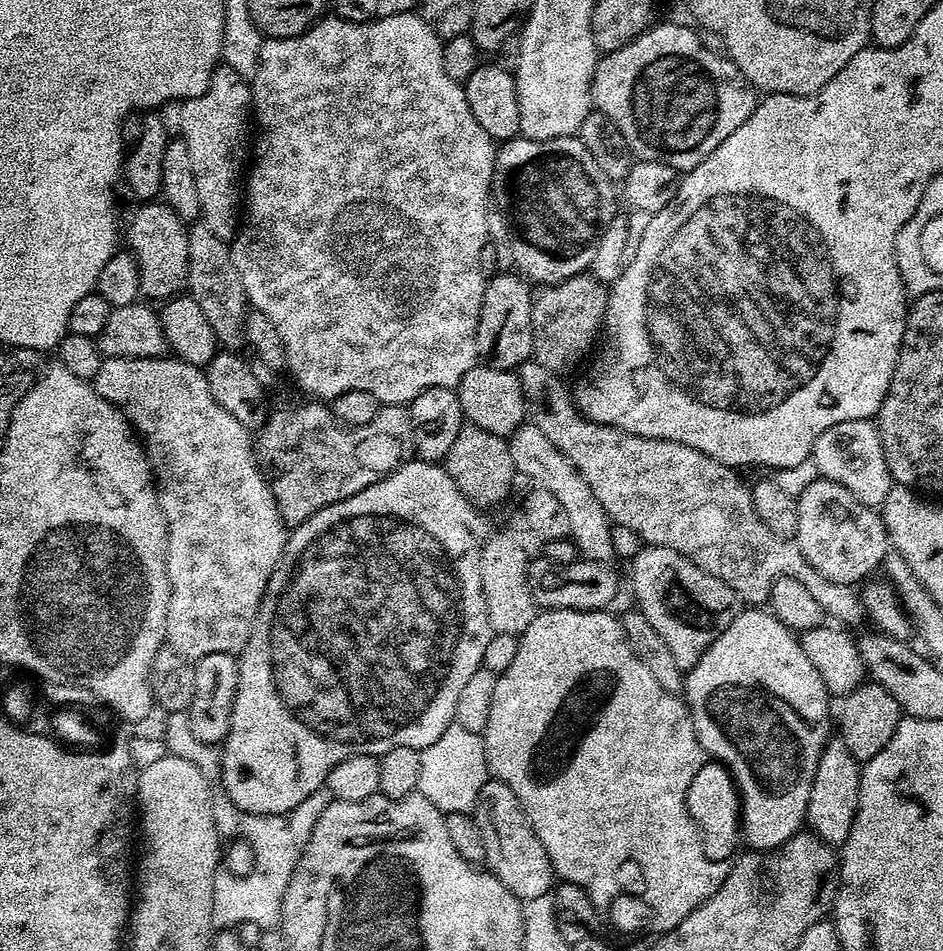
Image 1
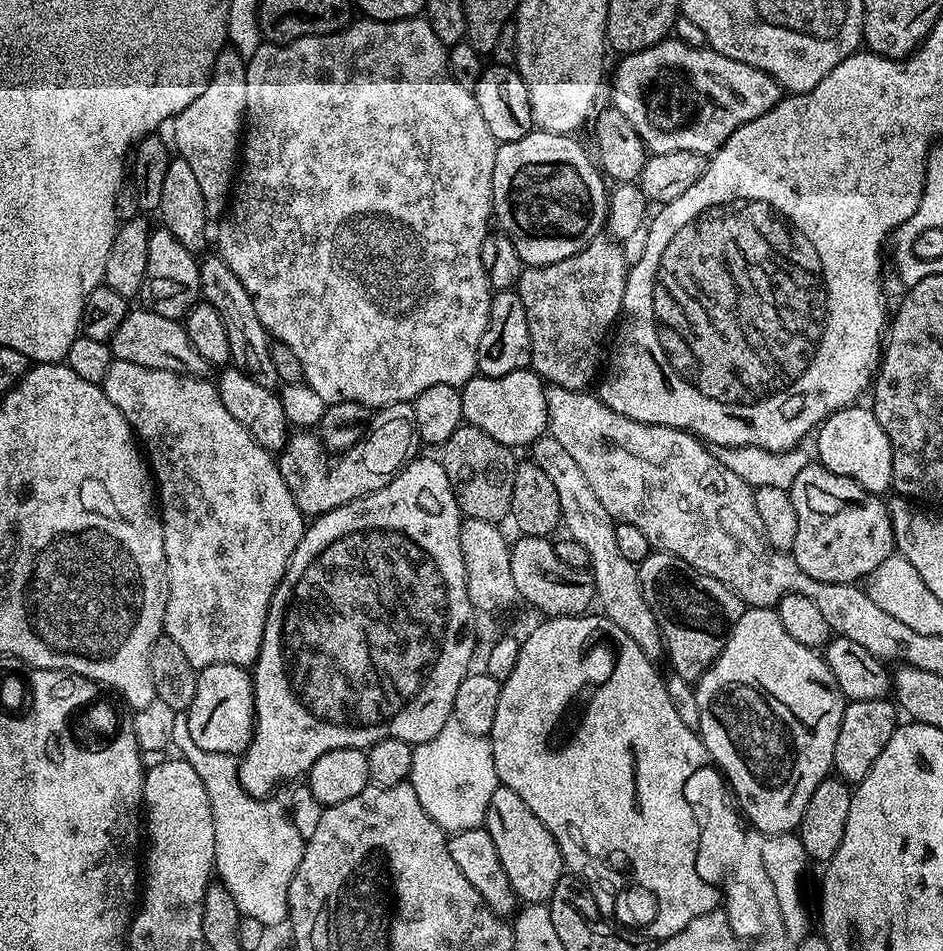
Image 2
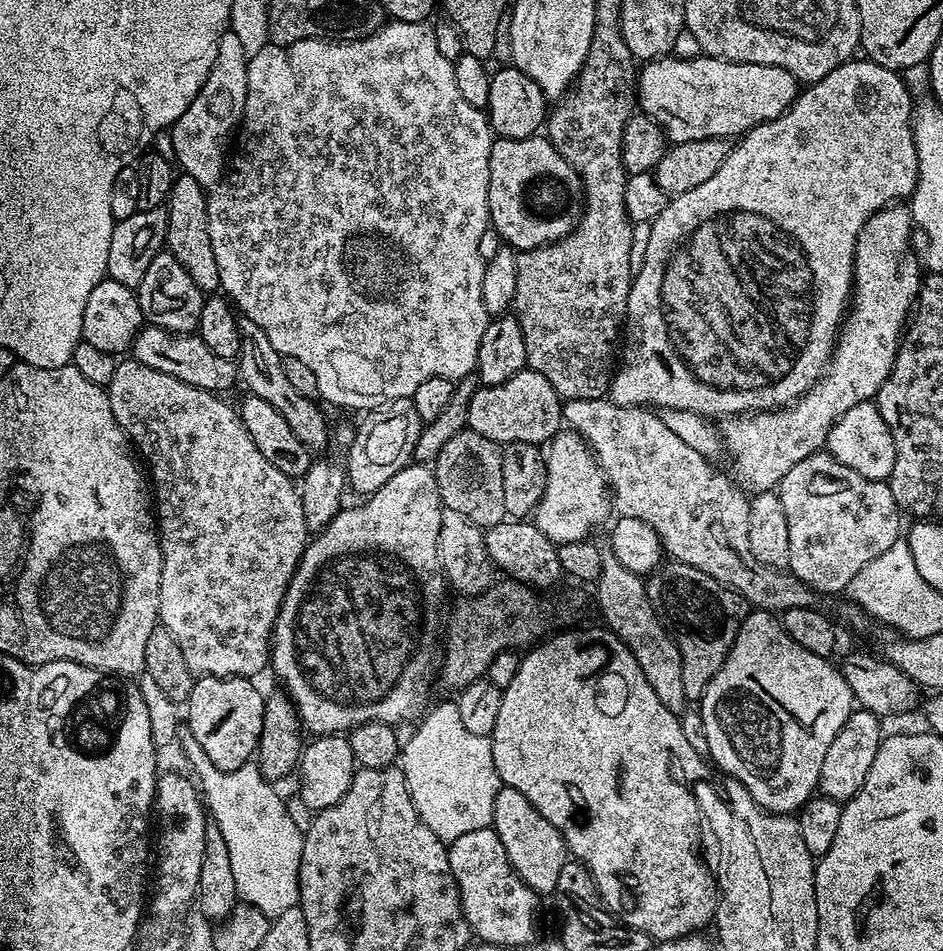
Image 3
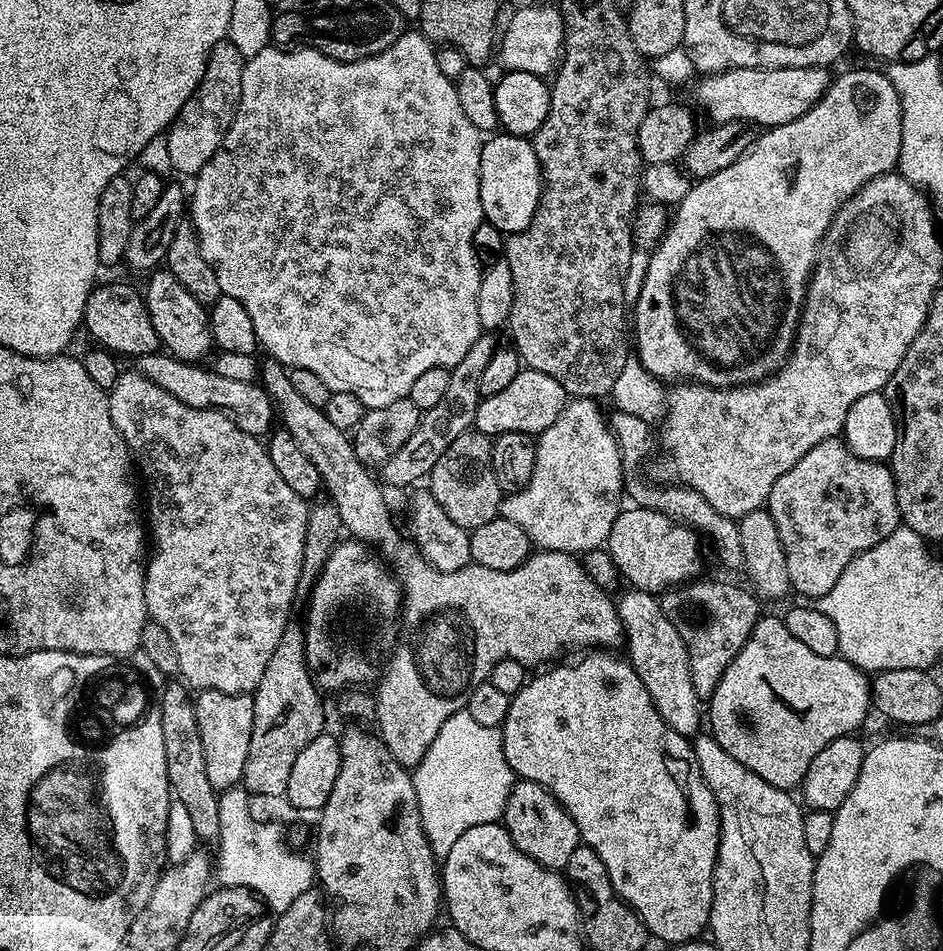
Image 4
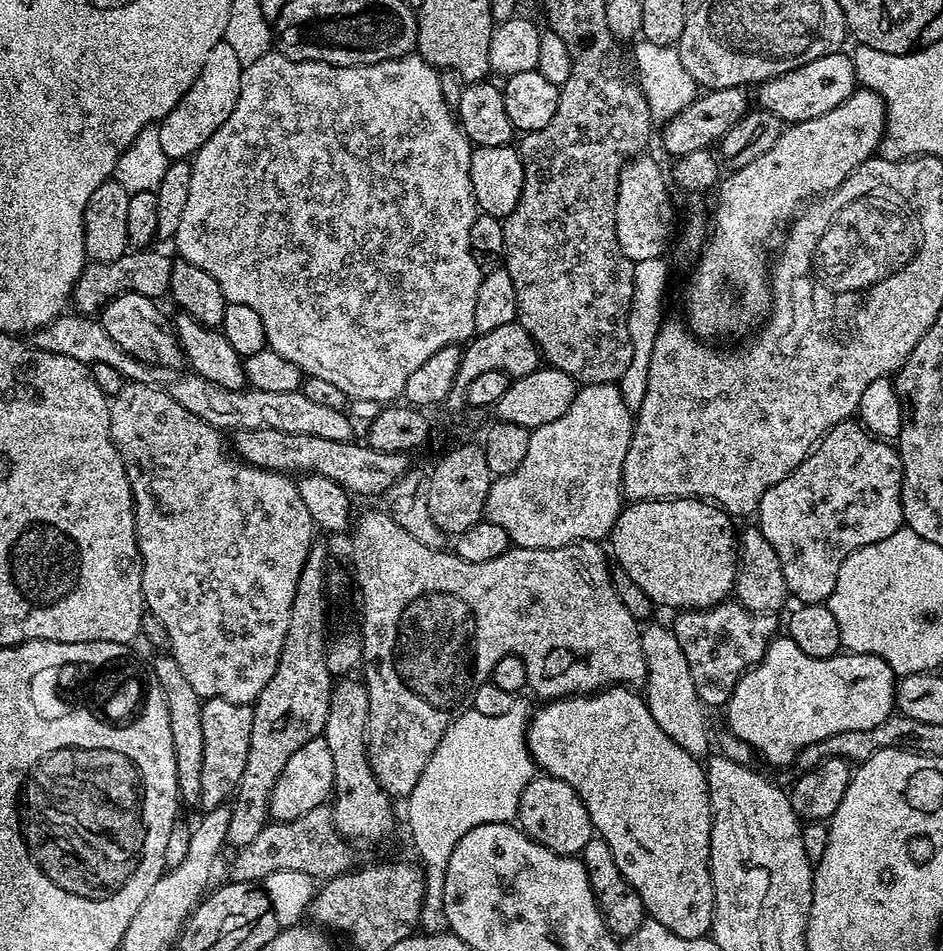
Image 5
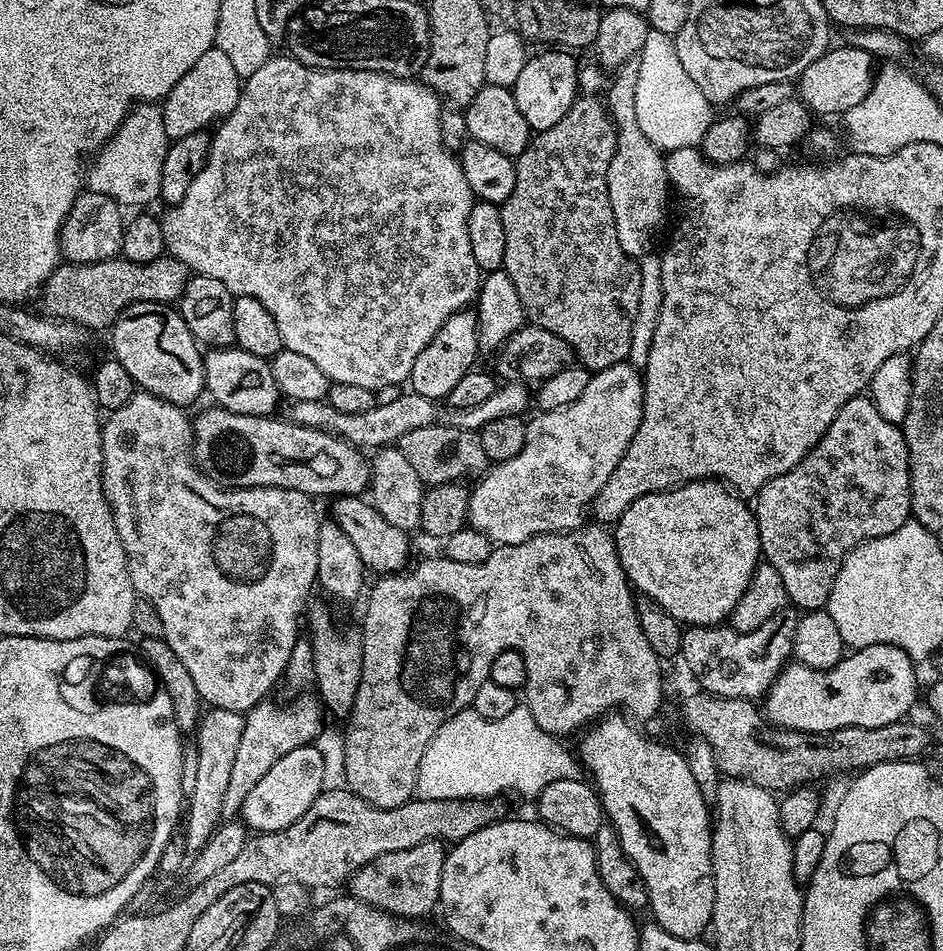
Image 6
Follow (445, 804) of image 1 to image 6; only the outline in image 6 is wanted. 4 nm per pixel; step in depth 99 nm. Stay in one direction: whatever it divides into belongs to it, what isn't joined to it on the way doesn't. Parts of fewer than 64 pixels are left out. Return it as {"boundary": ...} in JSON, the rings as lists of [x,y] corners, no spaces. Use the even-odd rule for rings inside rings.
{"boundary":[[[517,706],[506,718],[487,720],[477,712],[454,714],[430,738],[426,754],[418,766],[416,796],[422,800],[486,800],[500,798],[503,792],[517,792],[535,798],[550,782],[579,780],[582,765],[536,721],[537,713],[528,706]]]}

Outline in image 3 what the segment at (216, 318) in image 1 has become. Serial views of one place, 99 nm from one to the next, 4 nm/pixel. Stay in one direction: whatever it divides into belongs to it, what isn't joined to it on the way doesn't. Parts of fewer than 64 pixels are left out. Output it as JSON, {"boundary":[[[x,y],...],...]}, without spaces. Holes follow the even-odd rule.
{"boundary":[[[241,319],[238,326],[240,335],[240,349],[236,355],[236,366],[238,369],[238,380],[241,385],[245,384],[247,391],[253,396],[270,402],[286,418],[290,430],[305,444],[313,453],[320,454],[327,444],[330,444],[330,423],[324,417],[324,412],[319,408],[321,405],[316,400],[306,398],[286,378],[284,369],[284,357],[274,346],[270,346],[270,338],[262,331],[262,326],[253,320]]]}

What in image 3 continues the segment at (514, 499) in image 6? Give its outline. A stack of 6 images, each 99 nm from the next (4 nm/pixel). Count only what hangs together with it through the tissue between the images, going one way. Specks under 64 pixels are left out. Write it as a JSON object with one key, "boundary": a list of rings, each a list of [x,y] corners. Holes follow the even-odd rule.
{"boundary":[[[561,430],[548,441],[544,460],[548,471],[545,492],[534,511],[538,530],[557,546],[589,539],[608,512],[610,516],[610,489],[596,453],[578,433]]]}

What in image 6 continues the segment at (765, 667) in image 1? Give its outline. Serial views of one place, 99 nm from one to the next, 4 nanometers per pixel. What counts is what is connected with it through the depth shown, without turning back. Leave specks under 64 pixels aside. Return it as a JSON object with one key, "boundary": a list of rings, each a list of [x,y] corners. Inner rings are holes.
{"boundary":[[[875,644],[874,646],[866,646],[865,648],[849,651],[843,660],[839,660],[833,668],[827,670],[789,662],[780,671],[776,681],[768,687],[768,691],[762,700],[762,711],[769,724],[778,728],[789,728],[795,732],[827,732],[830,734],[839,728],[873,728],[874,726],[886,726],[890,722],[898,722],[899,720],[905,719],[911,713],[908,711],[911,710],[912,703],[916,700],[916,668],[917,665],[901,648],[895,648],[889,644]]]}

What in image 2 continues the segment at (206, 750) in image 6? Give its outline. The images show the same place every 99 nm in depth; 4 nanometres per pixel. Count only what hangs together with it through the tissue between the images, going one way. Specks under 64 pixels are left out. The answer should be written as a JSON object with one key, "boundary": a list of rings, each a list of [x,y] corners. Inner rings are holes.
{"boundary":[[[215,664],[199,669],[194,702],[190,702],[187,716],[190,735],[203,750],[239,757],[248,749],[252,740],[252,726],[256,723],[251,671],[233,664]]]}

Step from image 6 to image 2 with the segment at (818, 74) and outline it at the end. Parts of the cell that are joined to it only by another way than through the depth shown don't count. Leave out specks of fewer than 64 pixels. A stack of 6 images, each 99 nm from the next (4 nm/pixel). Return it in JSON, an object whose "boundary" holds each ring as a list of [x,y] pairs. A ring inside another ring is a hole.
{"boundary":[[[675,38],[621,60],[612,76],[610,104],[634,126],[649,153],[686,150],[707,157],[719,152],[734,130],[766,114],[782,99],[781,86],[770,74],[726,58],[707,46],[687,48]]]}

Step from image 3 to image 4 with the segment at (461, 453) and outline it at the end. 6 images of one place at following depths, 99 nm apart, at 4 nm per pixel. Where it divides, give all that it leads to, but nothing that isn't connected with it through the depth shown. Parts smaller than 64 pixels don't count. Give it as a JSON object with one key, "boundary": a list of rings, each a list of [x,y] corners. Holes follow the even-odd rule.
{"boundary":[[[475,430],[458,434],[450,450],[438,458],[430,477],[430,491],[442,506],[446,518],[469,530],[490,522],[500,515],[502,489],[491,465],[493,437]]]}

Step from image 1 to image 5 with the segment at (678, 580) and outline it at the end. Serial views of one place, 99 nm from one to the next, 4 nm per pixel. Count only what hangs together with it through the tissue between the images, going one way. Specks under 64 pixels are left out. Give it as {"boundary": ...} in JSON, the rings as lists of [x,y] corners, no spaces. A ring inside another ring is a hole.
{"boundary":[[[738,602],[715,604],[713,608],[689,608],[675,613],[670,620],[674,638],[686,654],[690,674],[694,677],[694,690],[698,690],[700,703],[727,705],[732,687],[740,677],[764,657],[772,639],[781,631],[782,624],[770,612],[751,612]]]}

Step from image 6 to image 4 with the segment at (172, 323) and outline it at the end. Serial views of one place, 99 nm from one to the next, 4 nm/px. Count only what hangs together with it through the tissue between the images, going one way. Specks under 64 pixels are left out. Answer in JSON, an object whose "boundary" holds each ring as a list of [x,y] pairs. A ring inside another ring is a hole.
{"boundary":[[[102,284],[93,287],[84,307],[82,324],[85,329],[88,327],[89,334],[96,339],[93,341],[121,357],[135,358],[157,351],[161,342],[154,330],[154,322],[150,322],[143,295],[139,291],[135,292],[128,284]]]}

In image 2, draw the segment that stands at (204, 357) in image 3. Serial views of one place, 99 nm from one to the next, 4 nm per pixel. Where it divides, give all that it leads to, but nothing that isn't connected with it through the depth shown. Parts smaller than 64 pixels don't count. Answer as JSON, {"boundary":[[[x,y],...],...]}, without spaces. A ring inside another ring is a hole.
{"boundary":[[[136,306],[128,311],[118,330],[114,330],[110,343],[115,359],[134,362],[134,366],[146,366],[150,370],[170,370],[174,374],[201,378],[207,377],[210,372],[206,358],[202,358],[202,354],[194,350],[194,344],[190,342],[180,320],[162,318],[162,314],[154,314],[143,306]]]}

